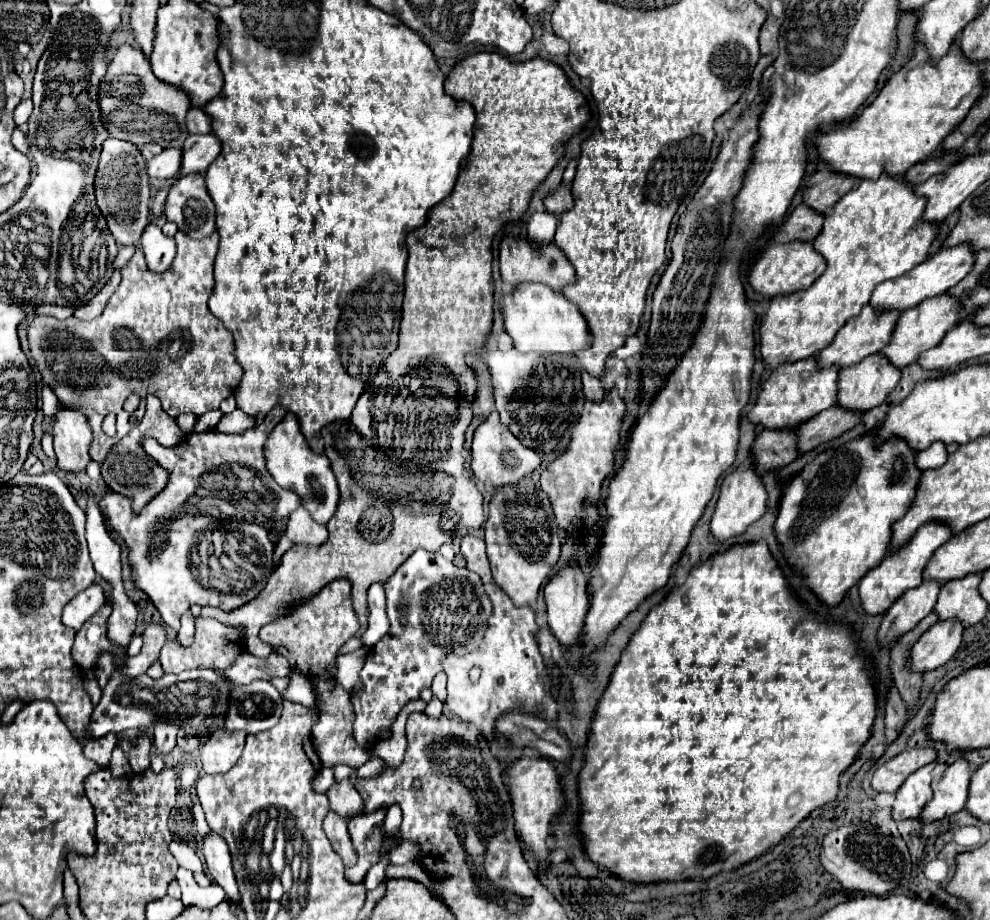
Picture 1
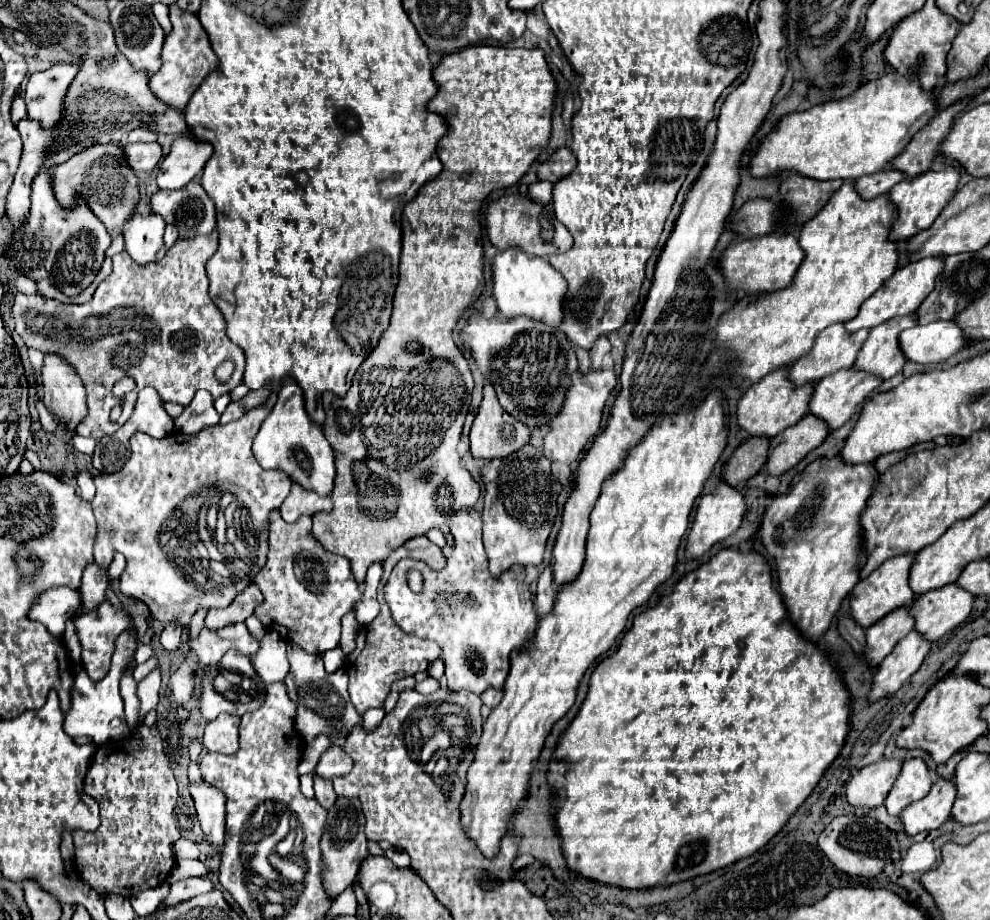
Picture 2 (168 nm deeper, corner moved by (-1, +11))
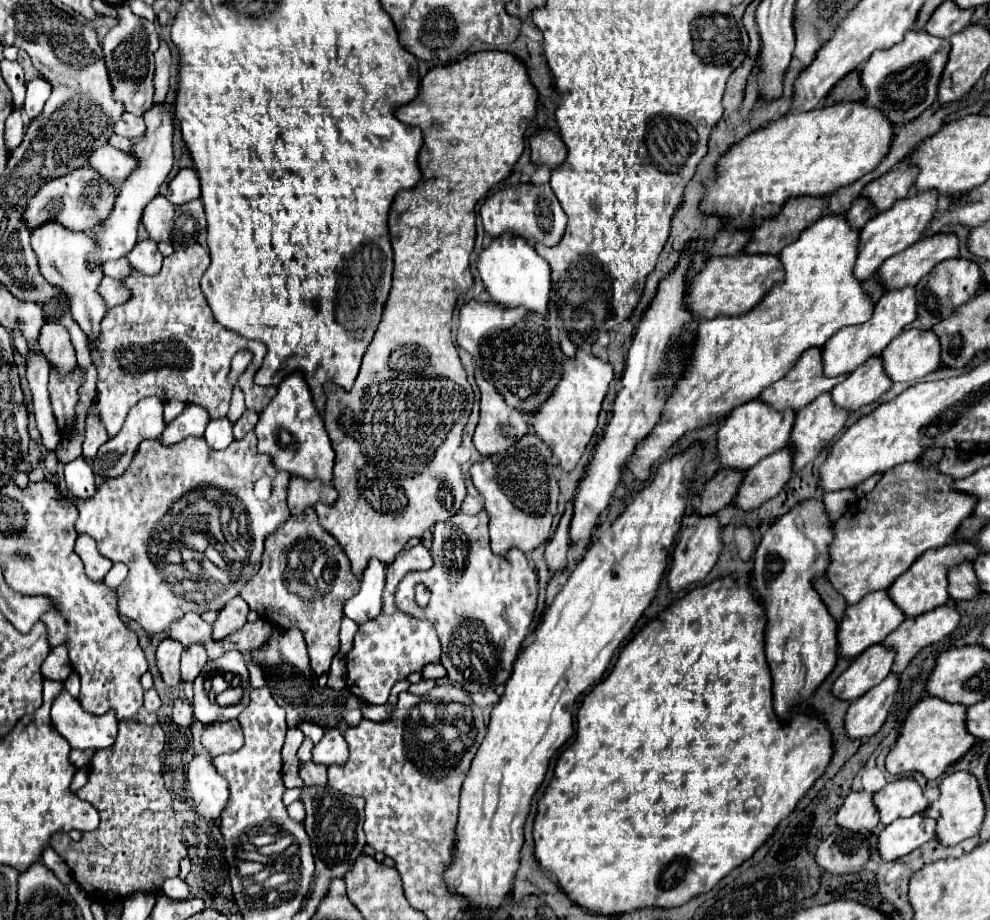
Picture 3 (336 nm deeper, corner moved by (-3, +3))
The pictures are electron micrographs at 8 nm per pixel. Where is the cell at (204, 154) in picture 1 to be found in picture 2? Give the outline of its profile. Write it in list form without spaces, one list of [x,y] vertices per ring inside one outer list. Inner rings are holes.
[[[189,133],[175,139],[157,175],[159,189],[171,189],[171,191],[183,189],[189,181],[199,177],[209,157],[211,157],[209,143],[195,141]]]

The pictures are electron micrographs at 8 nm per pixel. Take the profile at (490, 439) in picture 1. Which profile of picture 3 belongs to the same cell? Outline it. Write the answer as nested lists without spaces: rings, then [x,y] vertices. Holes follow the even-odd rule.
[[[479,369],[475,371],[475,379],[481,389],[481,419],[473,435],[475,449],[481,457],[505,453],[519,437],[529,433],[529,425],[517,409],[505,405],[497,389],[481,377]]]

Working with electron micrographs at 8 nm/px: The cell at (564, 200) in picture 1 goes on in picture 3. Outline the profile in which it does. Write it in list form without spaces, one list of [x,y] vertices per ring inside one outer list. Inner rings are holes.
[[[539,131],[531,137],[531,159],[535,165],[547,165],[549,169],[557,169],[567,159],[567,147],[553,131]]]

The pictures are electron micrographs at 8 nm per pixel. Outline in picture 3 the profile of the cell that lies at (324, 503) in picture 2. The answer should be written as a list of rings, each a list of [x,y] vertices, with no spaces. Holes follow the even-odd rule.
[[[291,477],[287,503],[293,517],[299,517],[303,509],[313,507],[315,503],[333,505],[335,501],[337,501],[337,491],[333,485],[323,485],[319,479],[305,481],[301,477]]]

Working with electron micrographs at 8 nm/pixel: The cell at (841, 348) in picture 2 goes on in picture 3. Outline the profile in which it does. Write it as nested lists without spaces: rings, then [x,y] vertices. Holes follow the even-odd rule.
[[[819,347],[807,349],[797,365],[777,383],[769,385],[759,399],[773,405],[777,411],[781,409],[803,409],[821,393],[831,391],[833,385],[843,383],[847,377],[823,377],[823,357],[819,357]]]

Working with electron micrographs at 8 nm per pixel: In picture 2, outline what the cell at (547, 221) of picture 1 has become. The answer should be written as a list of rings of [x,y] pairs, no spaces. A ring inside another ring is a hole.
[[[535,181],[529,185],[529,193],[535,201],[541,201],[543,205],[551,203],[551,191],[553,191],[553,185],[551,181]]]

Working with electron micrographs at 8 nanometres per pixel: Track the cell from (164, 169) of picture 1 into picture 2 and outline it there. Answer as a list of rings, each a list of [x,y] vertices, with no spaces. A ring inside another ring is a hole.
[[[121,143],[127,165],[135,173],[149,173],[161,161],[161,145],[159,143]]]

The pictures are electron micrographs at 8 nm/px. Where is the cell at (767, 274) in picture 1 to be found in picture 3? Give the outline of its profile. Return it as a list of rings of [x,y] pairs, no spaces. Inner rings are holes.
[[[733,255],[733,257],[711,257],[707,265],[691,279],[687,291],[687,307],[705,317],[715,319],[721,315],[741,315],[751,311],[777,283],[783,283],[785,269],[779,255]]]

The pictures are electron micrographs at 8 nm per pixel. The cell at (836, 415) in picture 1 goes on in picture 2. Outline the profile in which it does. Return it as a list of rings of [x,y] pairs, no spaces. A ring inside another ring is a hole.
[[[805,415],[803,421],[785,429],[769,443],[769,457],[765,471],[769,475],[781,475],[795,467],[809,451],[819,447],[827,437],[827,425],[813,415]]]

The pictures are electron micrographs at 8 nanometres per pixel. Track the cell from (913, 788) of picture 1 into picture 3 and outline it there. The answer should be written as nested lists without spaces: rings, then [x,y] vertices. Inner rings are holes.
[[[901,777],[875,793],[875,805],[879,809],[881,823],[889,825],[899,817],[911,817],[913,813],[925,811],[929,801],[913,777]]]

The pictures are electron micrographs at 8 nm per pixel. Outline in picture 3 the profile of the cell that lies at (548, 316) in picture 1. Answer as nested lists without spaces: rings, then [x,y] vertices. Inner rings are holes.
[[[505,233],[499,239],[495,239],[481,253],[477,267],[485,283],[485,289],[495,303],[507,305],[511,309],[525,307],[533,313],[547,317],[547,305],[549,305],[549,295],[551,295],[551,267],[519,235]]]

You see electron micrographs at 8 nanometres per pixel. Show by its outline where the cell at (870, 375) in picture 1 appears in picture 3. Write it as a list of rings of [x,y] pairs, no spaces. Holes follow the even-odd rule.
[[[831,393],[819,395],[811,405],[797,411],[789,441],[795,447],[795,471],[809,465],[835,439],[849,415],[851,411],[843,411],[831,401]]]

